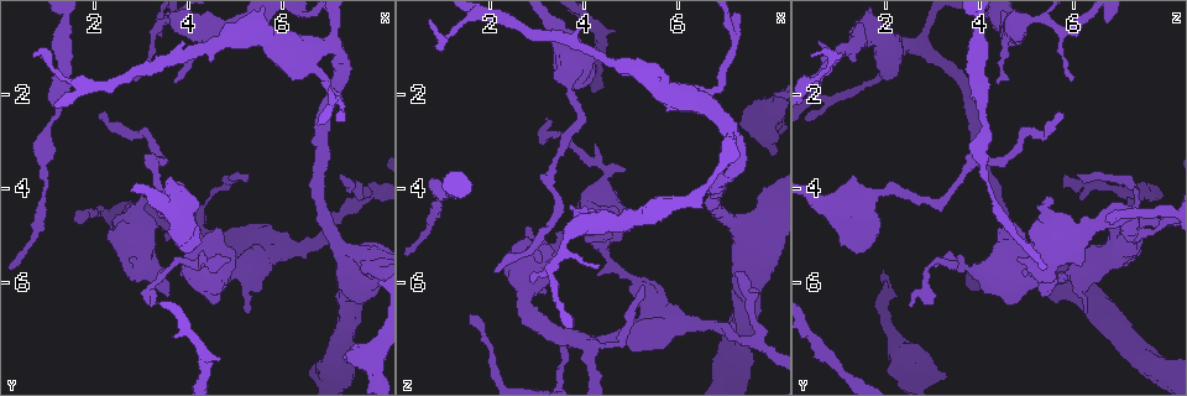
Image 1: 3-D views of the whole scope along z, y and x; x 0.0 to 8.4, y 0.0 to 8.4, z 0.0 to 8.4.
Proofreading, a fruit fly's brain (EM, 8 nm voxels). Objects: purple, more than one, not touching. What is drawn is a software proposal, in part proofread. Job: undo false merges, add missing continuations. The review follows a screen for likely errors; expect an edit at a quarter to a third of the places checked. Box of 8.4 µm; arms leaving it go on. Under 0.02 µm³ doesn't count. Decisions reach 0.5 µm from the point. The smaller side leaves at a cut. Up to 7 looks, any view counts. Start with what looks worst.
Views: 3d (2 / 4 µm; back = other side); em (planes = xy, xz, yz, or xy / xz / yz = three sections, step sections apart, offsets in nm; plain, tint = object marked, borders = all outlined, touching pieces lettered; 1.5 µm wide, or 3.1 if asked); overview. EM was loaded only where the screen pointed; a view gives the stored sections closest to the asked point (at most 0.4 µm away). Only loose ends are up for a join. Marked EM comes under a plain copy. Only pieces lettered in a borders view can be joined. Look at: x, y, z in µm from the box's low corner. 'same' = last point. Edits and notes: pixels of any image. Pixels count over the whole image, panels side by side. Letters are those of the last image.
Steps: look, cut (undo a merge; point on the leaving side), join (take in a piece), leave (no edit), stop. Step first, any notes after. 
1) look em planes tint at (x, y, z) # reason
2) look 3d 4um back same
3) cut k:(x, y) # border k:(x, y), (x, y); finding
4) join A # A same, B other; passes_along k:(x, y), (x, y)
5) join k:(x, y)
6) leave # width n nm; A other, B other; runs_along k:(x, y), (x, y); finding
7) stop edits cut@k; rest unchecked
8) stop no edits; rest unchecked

look 3d 4um at (2.15, 2.55, 5.85) # free end

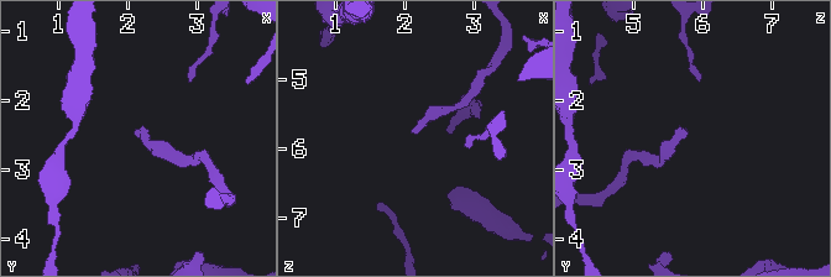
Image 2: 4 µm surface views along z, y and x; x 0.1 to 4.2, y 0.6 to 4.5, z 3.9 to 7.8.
look em planes tint at (2.15, 2.55, 5.75)

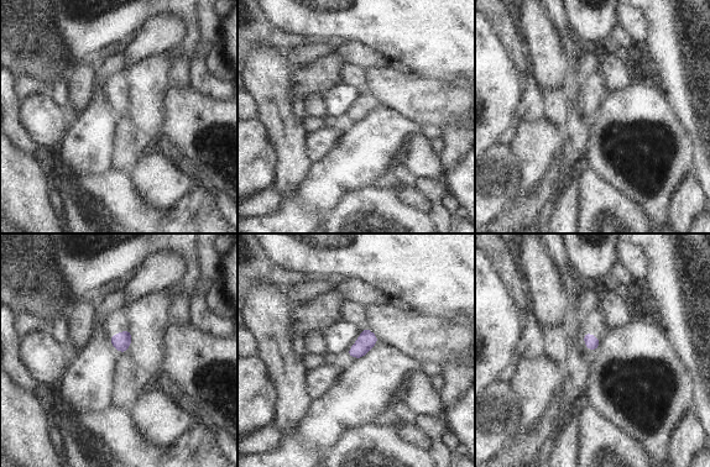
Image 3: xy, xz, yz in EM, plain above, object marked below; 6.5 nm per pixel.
look em planes borders same

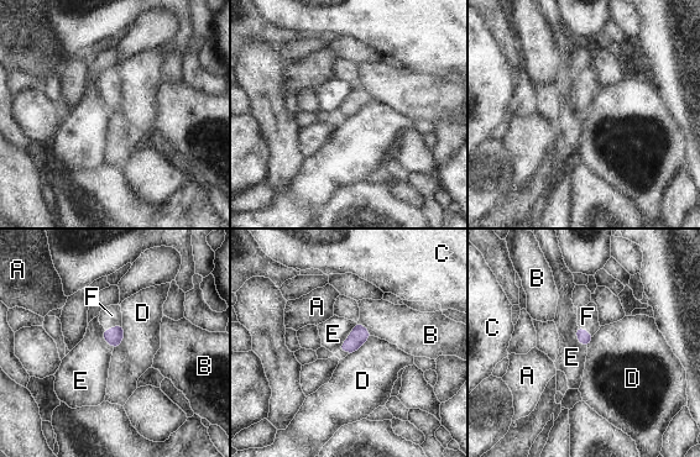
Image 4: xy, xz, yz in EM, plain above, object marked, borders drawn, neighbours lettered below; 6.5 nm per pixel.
join F # A other, B other, C other, D other, E other, F same; passes_along 4:(114, 337), (114, 326), (111, 315); the cell continues

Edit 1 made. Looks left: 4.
look 3d 4um at (3.75, 1.75, 4.30) # branch stops here

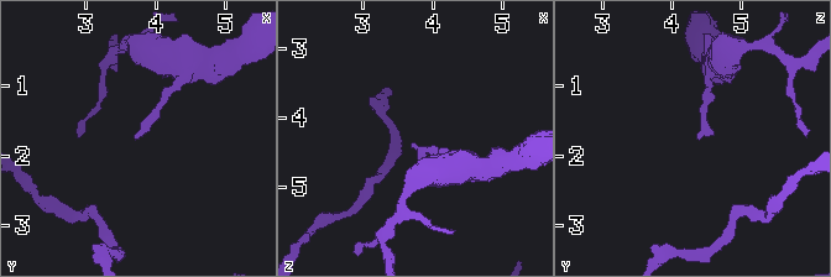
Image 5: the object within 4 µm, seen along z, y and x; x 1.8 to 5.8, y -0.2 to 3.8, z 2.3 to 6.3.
look em yz step 8 tint at (3.75, 1.75, 4.35)

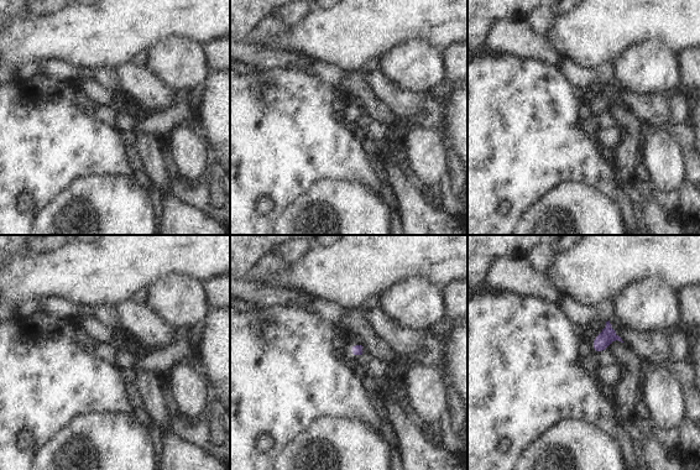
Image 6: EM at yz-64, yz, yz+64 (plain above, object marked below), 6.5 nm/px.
look em planes borders same # another direction

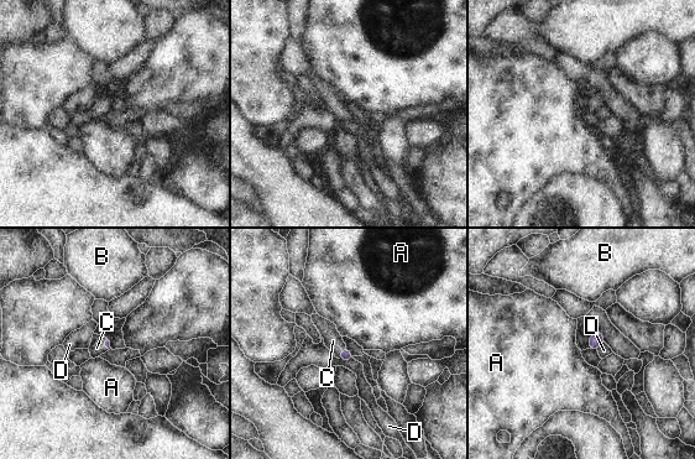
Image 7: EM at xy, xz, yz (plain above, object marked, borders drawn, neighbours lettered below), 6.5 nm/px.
join C # A other, B other, C same, D other; passes_along 7:(345, 354), (340, 351), (333, 340); it goes on there

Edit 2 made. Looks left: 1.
stop edits join@4, join@7; rest unchecked

